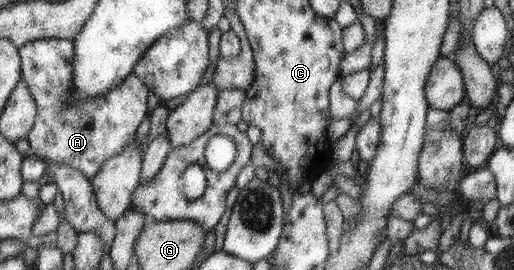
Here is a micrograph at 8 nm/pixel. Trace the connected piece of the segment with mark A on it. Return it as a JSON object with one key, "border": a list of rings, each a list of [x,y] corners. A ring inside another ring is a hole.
{"border":[[[61,38],[29,42],[18,49],[22,79],[36,104],[34,125],[26,138],[36,157],[66,164],[93,182],[102,165],[135,138],[139,124],[147,116],[149,88],[133,74],[125,77],[116,90],[78,101],[74,97],[74,49],[72,41]]]}

